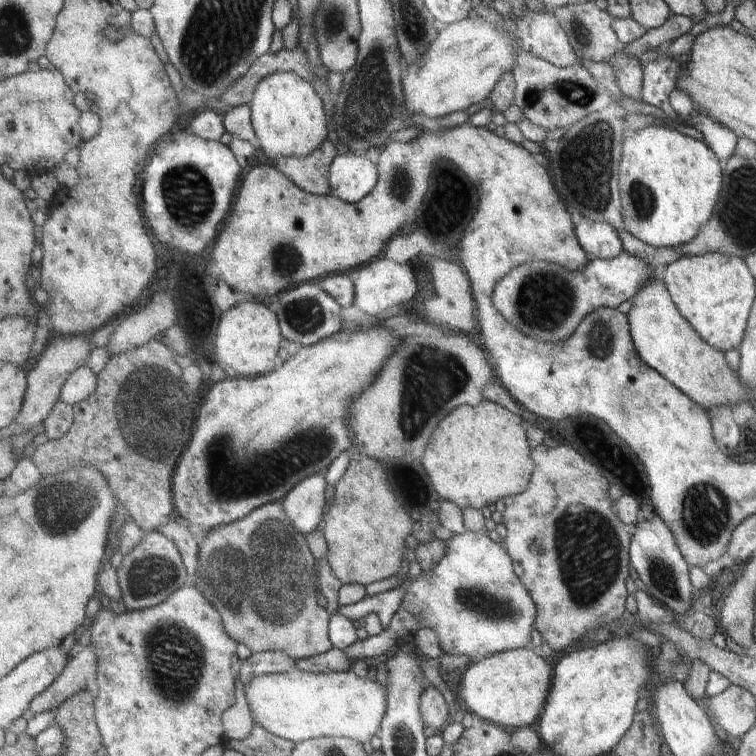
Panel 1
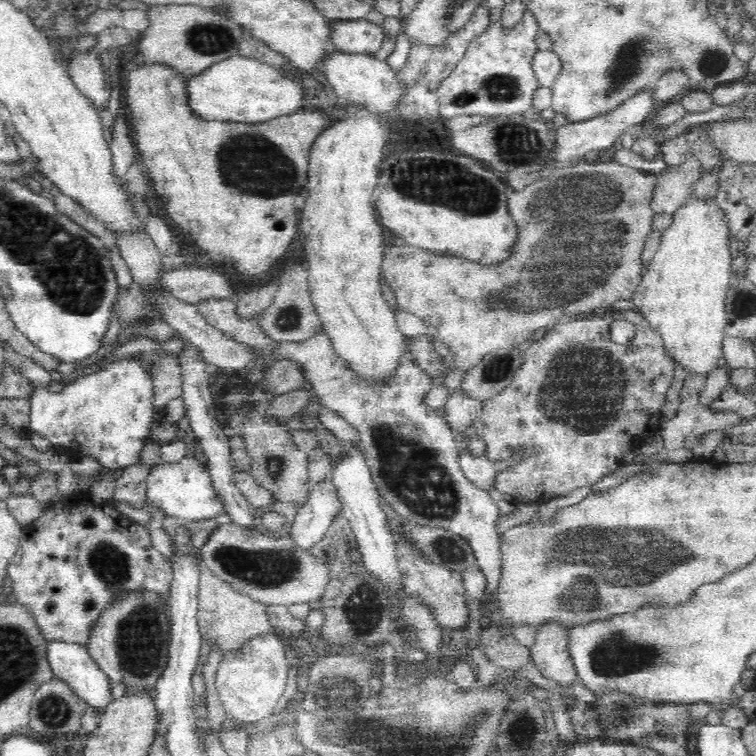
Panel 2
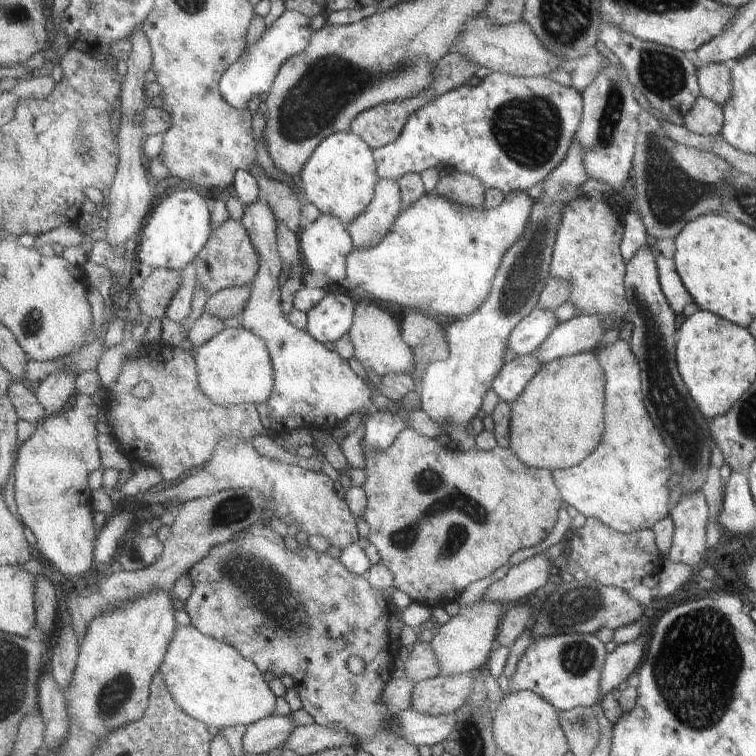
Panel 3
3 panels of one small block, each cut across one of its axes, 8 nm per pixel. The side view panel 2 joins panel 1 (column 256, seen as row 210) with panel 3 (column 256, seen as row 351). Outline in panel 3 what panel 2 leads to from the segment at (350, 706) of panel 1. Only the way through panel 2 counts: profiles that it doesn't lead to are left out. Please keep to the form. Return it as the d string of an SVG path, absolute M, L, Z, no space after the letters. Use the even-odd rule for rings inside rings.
M192 624L177 626L175 636L169 644L167 657L159 672L163 674L169 692L173 694L175 702L183 708L185 714L189 714L191 718L204 722L208 726L215 726L219 730L227 726L239 726L239 724L248 728L253 723L271 717L271 714L275 712L275 706L278 706L277 696L269 688L269 683L265 682L264 672L259 670L256 662L245 658L234 646L201 634L201 631Z

